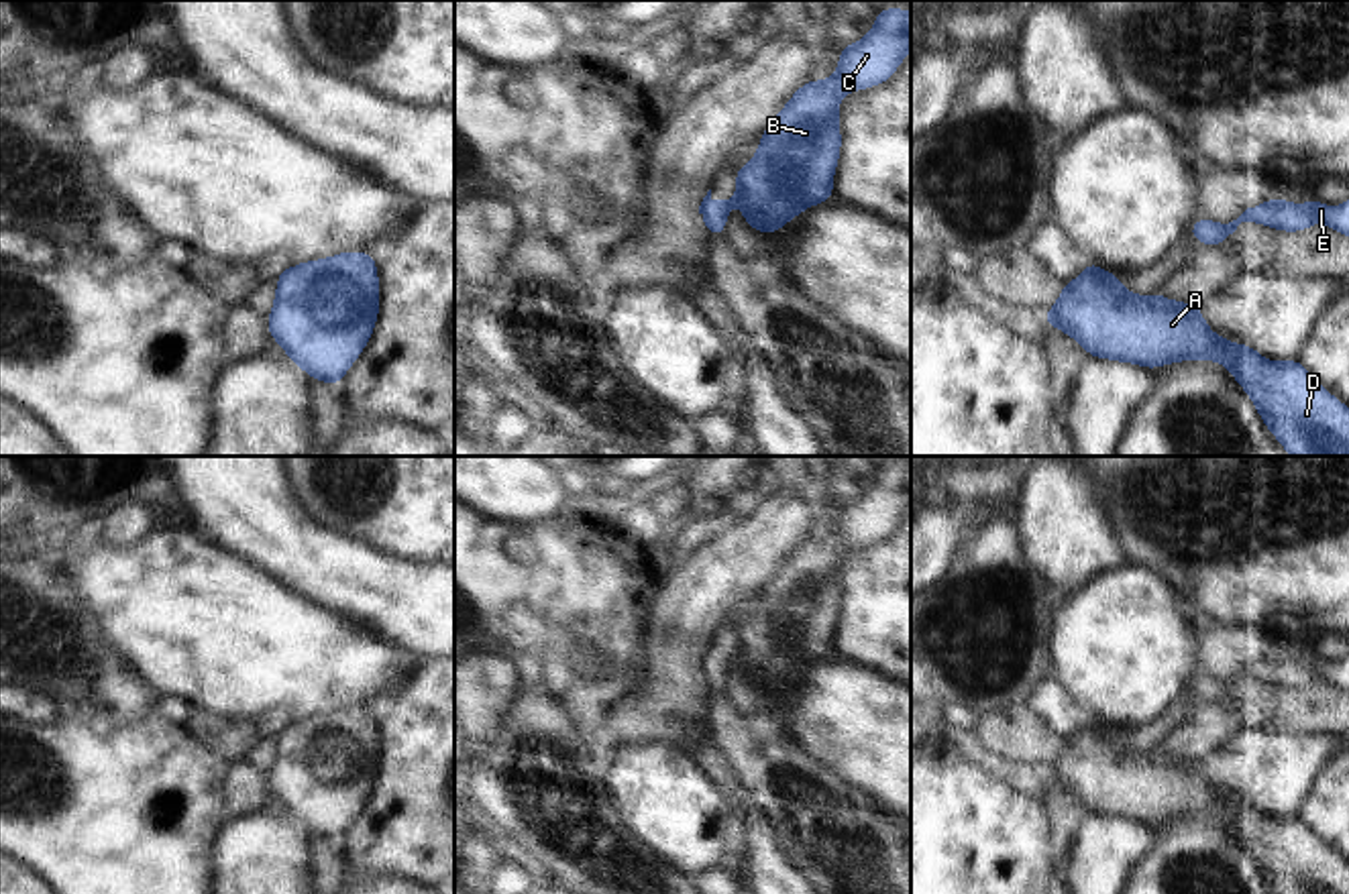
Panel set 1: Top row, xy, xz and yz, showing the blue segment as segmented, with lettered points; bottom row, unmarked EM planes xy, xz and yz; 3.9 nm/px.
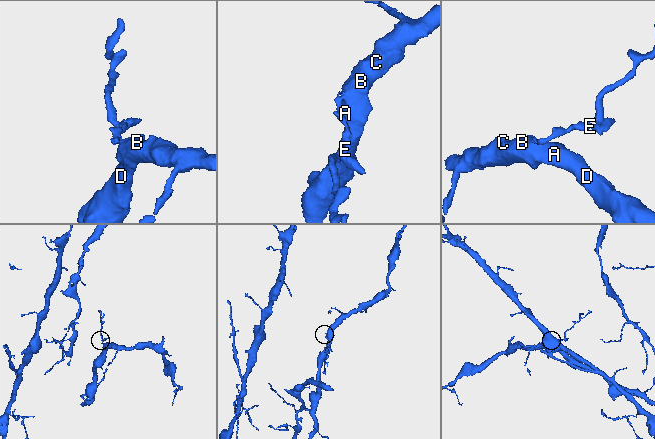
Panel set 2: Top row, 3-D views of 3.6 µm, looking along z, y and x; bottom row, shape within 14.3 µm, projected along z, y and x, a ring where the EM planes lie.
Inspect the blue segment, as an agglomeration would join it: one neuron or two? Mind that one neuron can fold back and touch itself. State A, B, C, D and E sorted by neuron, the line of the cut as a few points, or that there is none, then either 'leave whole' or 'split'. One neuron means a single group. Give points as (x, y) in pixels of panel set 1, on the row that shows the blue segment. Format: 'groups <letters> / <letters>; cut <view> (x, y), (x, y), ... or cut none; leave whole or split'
groups A B C D / E; cut xz (734, 196), (736, 202); split

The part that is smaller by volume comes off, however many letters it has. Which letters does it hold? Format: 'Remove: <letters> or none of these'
Remove: E

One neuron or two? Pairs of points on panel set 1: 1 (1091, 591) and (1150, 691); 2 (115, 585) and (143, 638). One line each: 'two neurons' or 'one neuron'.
1: one neuron
2: one neuron

